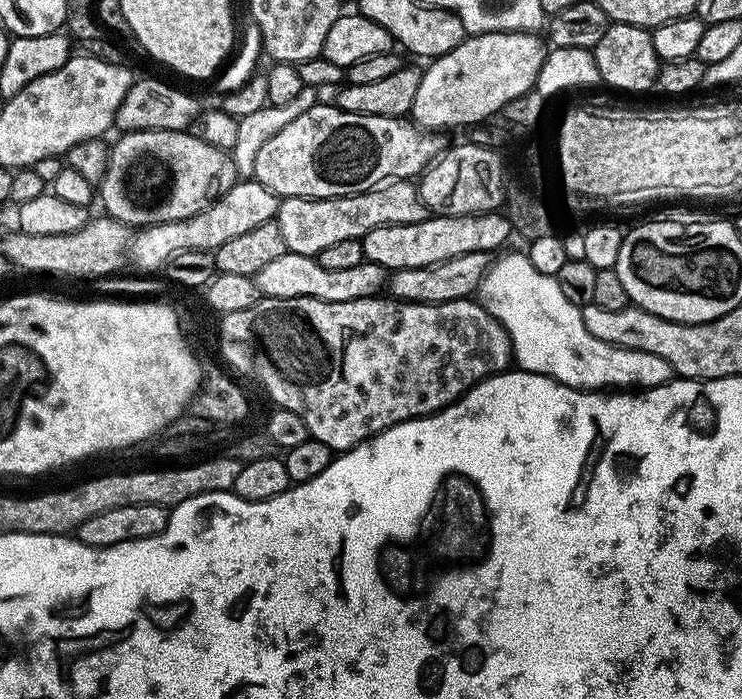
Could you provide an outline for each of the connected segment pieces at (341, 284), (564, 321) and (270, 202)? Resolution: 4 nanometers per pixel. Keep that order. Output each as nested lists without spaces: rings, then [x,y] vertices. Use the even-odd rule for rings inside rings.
[[[286,250],[278,258],[274,258],[274,262],[262,266],[262,270],[258,270],[254,279],[257,293],[264,298],[301,296],[302,298],[318,298],[326,302],[350,302],[377,295],[385,287],[386,270],[380,264],[367,262],[350,266],[350,270],[326,270],[326,266],[317,263],[313,257]]]
[[[523,251],[493,259],[480,280],[478,300],[508,331],[512,355],[523,371],[537,372],[571,388],[585,390],[643,390],[673,379],[666,358],[646,354],[646,350],[615,348],[610,342],[602,342],[602,338],[594,338],[586,330],[586,322],[582,322],[580,308],[562,294],[555,276],[534,270]]]
[[[244,178],[224,189],[207,208],[190,218],[182,218],[174,222],[149,224],[141,228],[131,237],[127,259],[136,268],[144,272],[163,269],[169,258],[186,250],[202,250],[215,253],[222,242],[230,242],[230,238],[239,238],[258,226],[269,223],[275,217],[278,198],[266,186],[262,186],[255,178]]]

